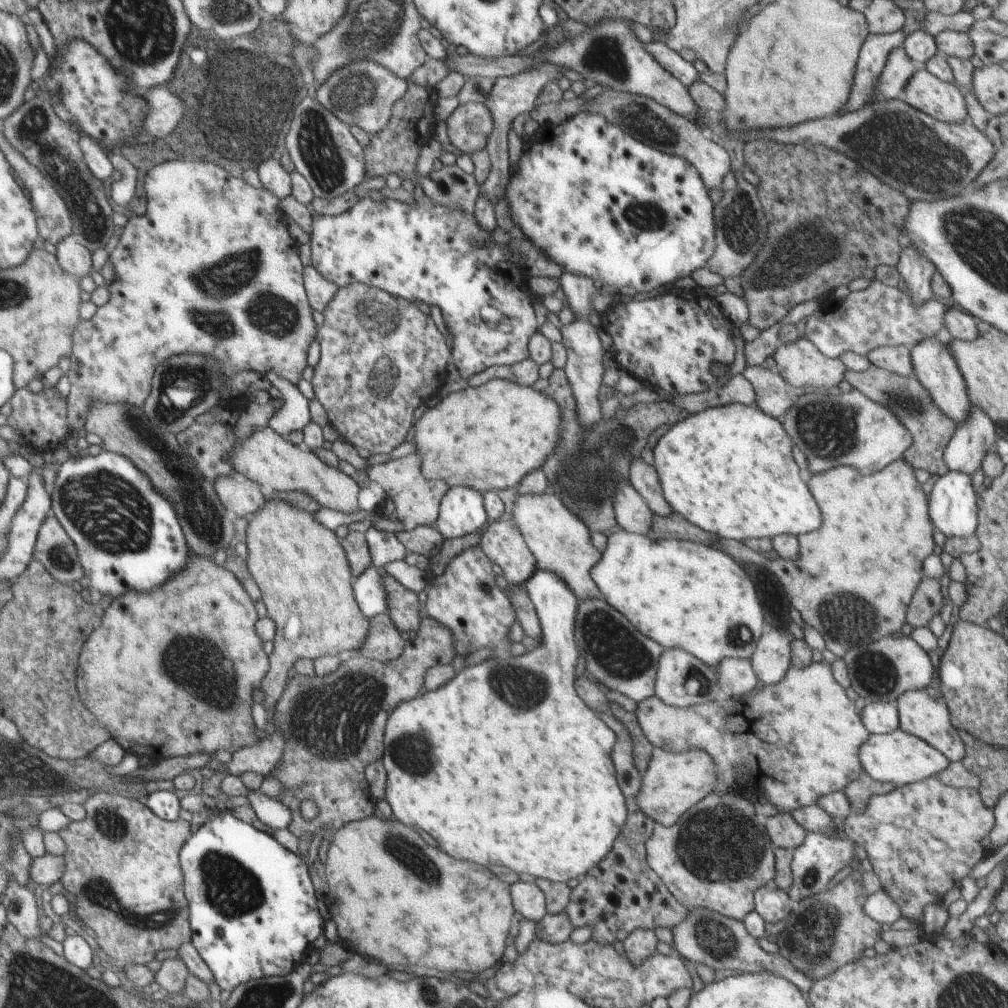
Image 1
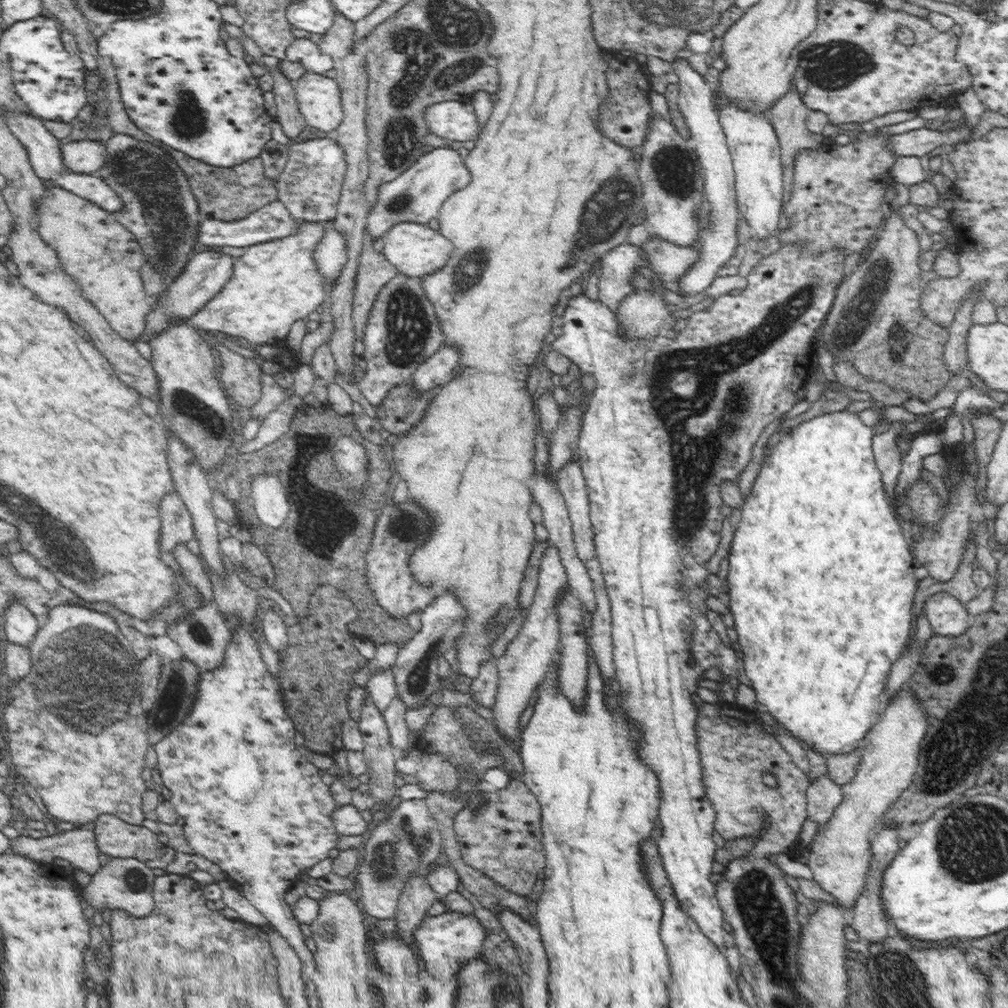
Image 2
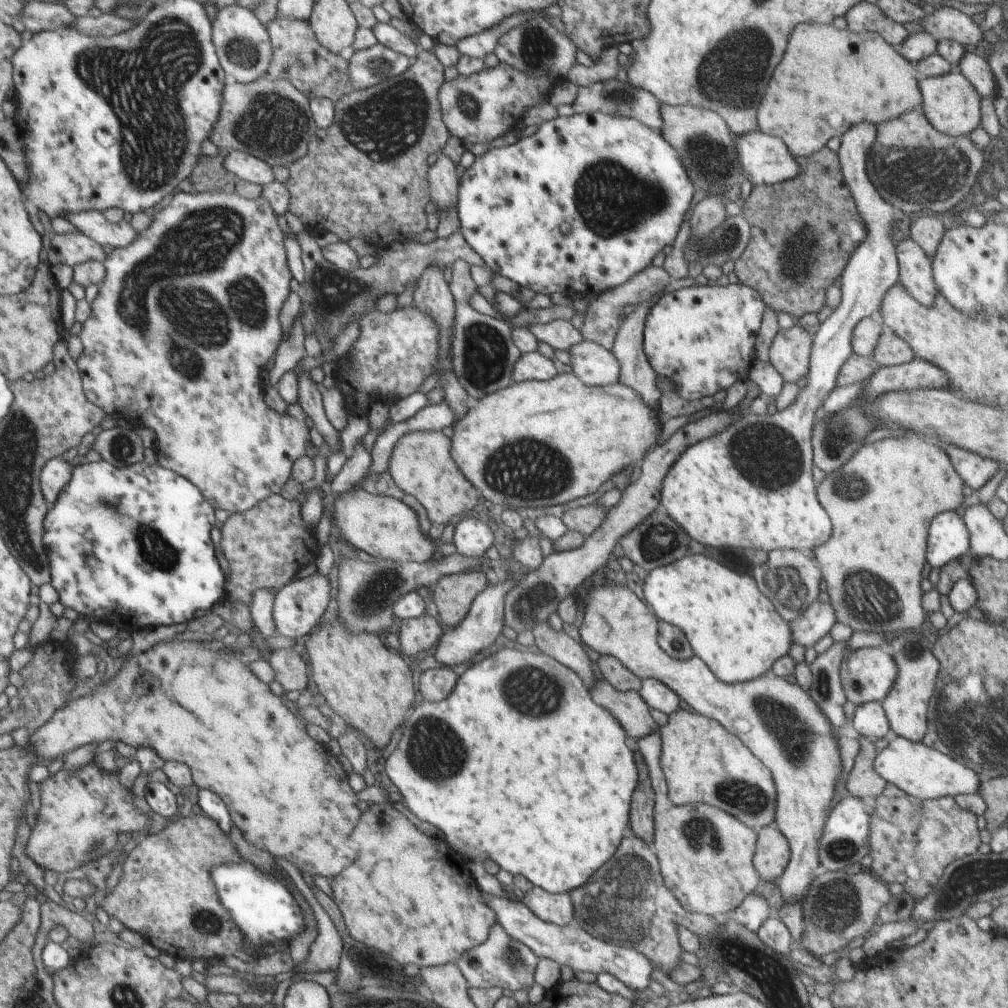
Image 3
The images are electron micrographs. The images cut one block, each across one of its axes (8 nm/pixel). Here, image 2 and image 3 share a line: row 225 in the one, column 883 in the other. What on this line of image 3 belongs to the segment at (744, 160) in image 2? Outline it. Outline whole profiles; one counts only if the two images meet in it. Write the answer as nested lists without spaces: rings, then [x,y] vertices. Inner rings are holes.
[[[897,736],[891,739],[886,748],[879,750],[874,760],[874,770],[906,794],[920,800],[938,800],[945,796],[979,794],[983,768],[972,761],[959,761],[942,754],[935,748]]]

